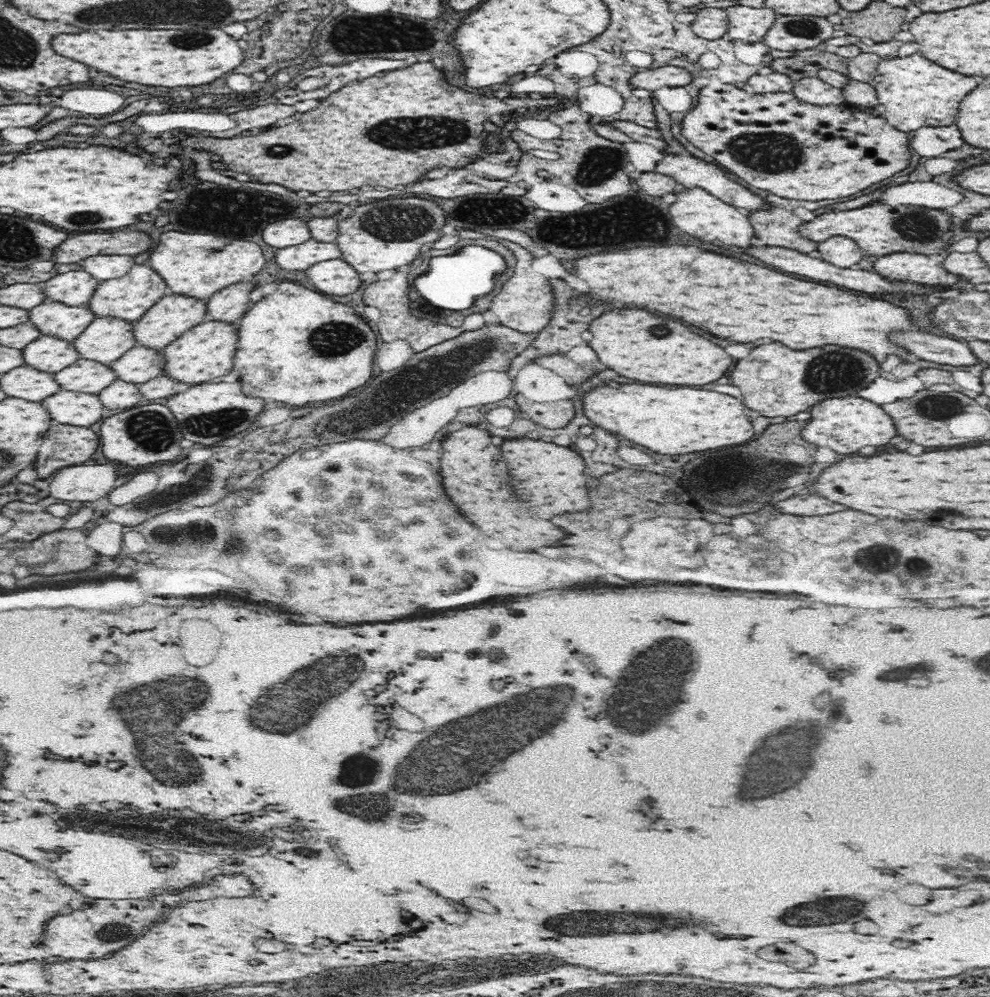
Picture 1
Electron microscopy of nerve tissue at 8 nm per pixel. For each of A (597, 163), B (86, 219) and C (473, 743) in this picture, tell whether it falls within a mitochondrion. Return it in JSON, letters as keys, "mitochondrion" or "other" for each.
{"A":"mitochondrion","B":"mitochondrion","C":"mitochondrion"}

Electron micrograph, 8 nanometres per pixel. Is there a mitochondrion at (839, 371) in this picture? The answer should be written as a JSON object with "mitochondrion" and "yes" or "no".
{"mitochondrion":"yes"}

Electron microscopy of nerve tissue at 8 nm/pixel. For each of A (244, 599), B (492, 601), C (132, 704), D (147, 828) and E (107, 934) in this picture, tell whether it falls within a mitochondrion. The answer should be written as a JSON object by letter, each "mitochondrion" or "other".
{"A":"other","B":"other","C":"mitochondrion","D":"other","E":"mitochondrion"}

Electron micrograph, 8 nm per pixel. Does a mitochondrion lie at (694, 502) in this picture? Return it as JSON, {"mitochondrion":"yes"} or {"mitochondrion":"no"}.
{"mitochondrion":"no"}

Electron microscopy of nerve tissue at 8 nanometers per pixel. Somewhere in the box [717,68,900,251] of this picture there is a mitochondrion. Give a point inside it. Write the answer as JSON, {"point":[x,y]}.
{"point":[766,153]}

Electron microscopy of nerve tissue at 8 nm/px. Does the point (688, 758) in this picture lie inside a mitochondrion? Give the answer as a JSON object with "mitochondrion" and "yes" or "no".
{"mitochondrion":"no"}

